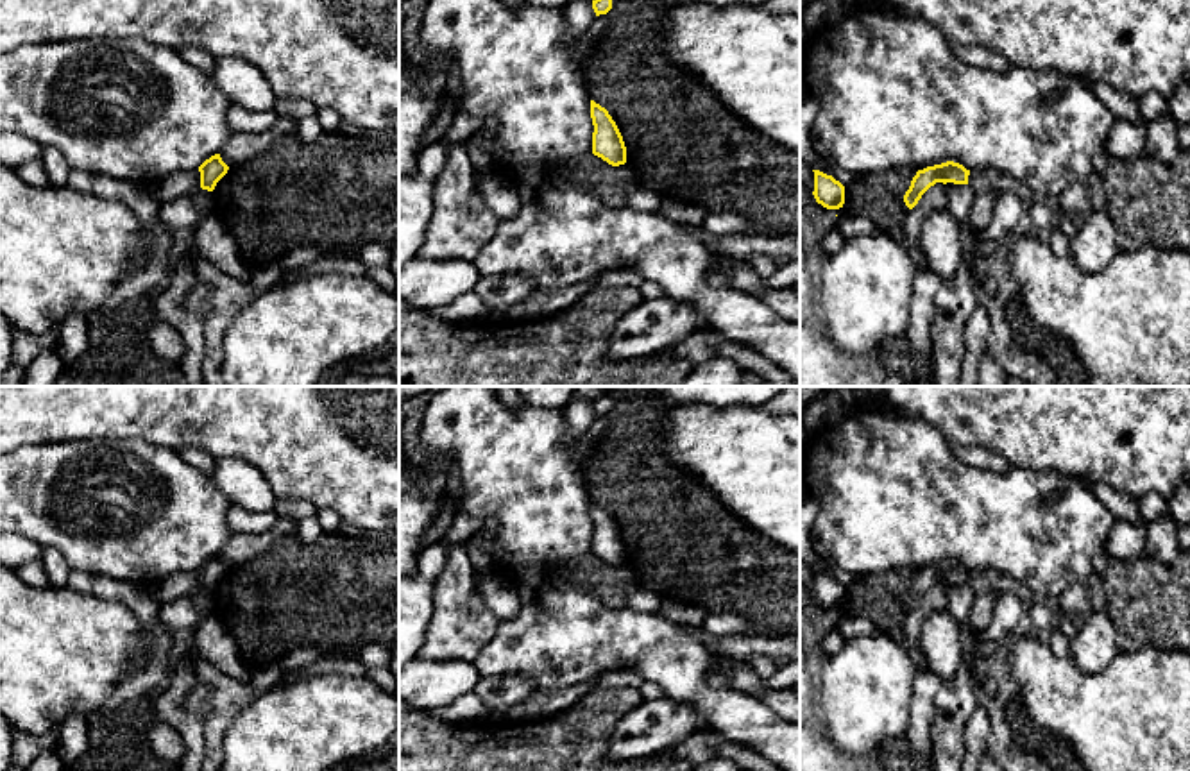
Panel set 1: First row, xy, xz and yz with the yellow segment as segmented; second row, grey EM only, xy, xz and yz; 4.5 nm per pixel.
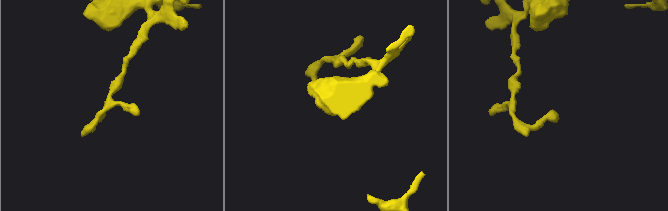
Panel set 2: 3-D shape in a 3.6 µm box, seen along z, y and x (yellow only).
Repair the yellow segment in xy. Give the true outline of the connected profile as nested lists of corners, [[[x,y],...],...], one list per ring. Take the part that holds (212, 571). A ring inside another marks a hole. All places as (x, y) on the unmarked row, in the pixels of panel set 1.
[[[220,555],[211,556],[200,567],[200,589],[213,592],[217,583],[227,574],[229,567],[222,562]]]

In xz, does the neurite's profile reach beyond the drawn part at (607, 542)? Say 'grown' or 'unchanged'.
unchanged

